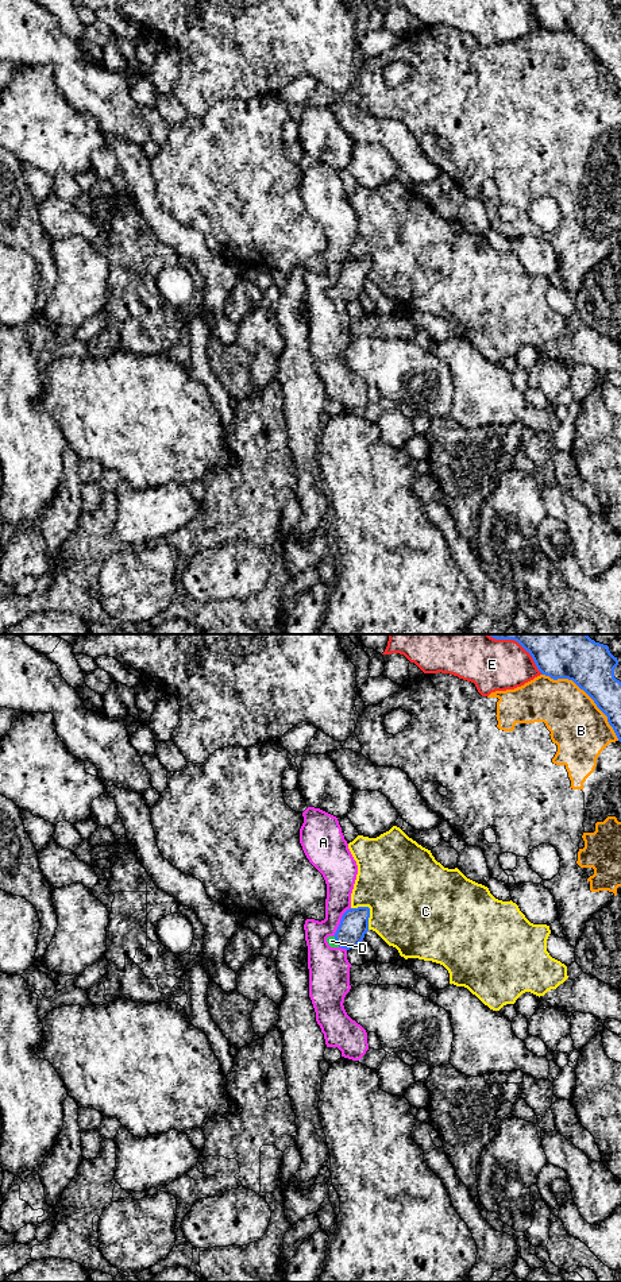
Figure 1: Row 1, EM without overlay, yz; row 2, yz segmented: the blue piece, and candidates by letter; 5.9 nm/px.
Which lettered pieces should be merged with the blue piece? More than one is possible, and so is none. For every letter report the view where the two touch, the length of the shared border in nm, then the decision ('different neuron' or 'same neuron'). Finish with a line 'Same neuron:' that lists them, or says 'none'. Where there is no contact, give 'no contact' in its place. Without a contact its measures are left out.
A: yz | 200 nm | different neuron
B: yz | 600 nm | different neuron
C: yz | 170 nm | different neuron
D: yz | 80 nm | same neuron
E: yz | 200 nm | different neuron
Same neuron: D

